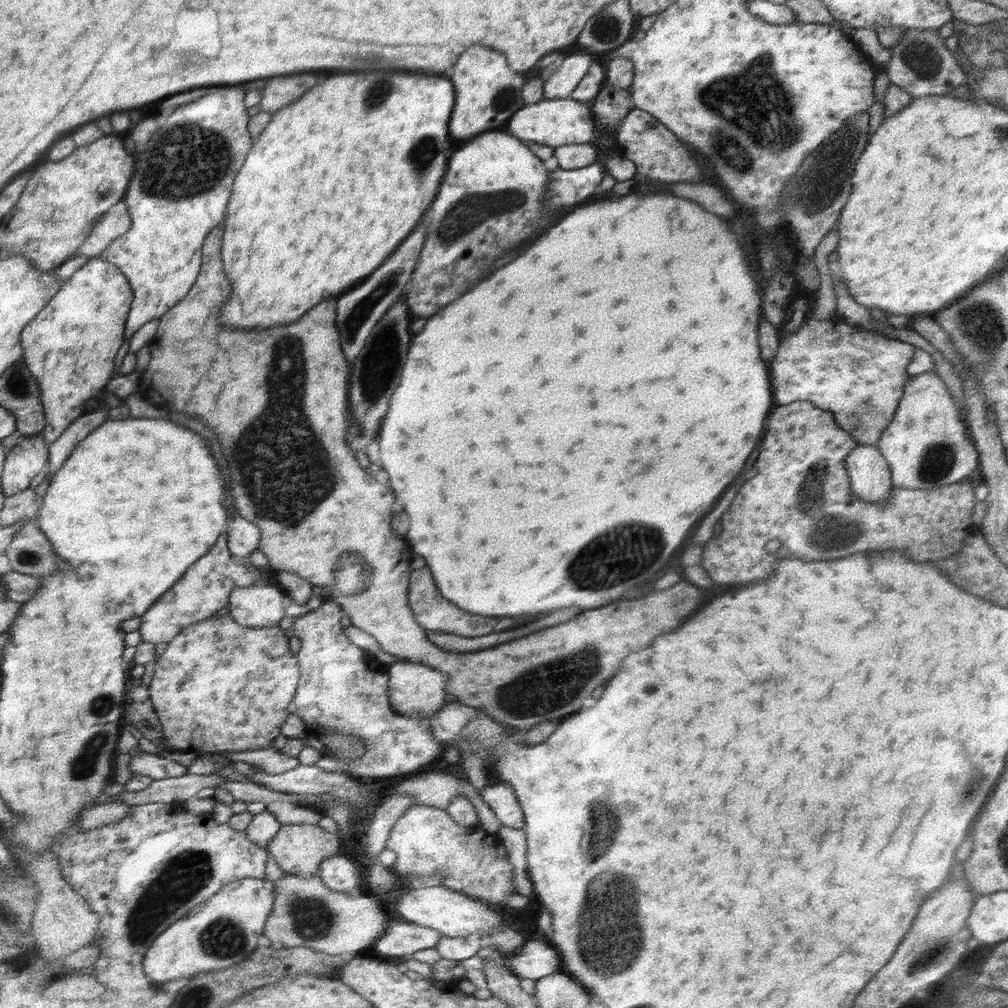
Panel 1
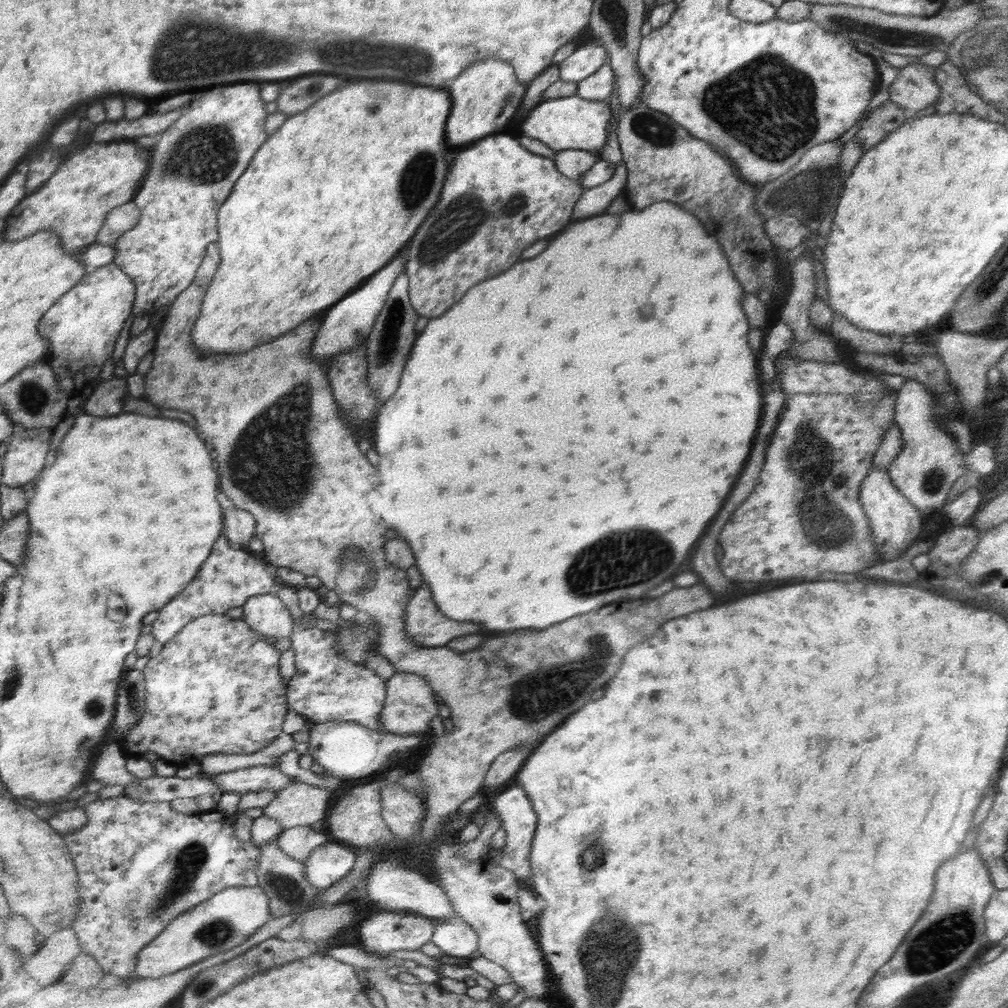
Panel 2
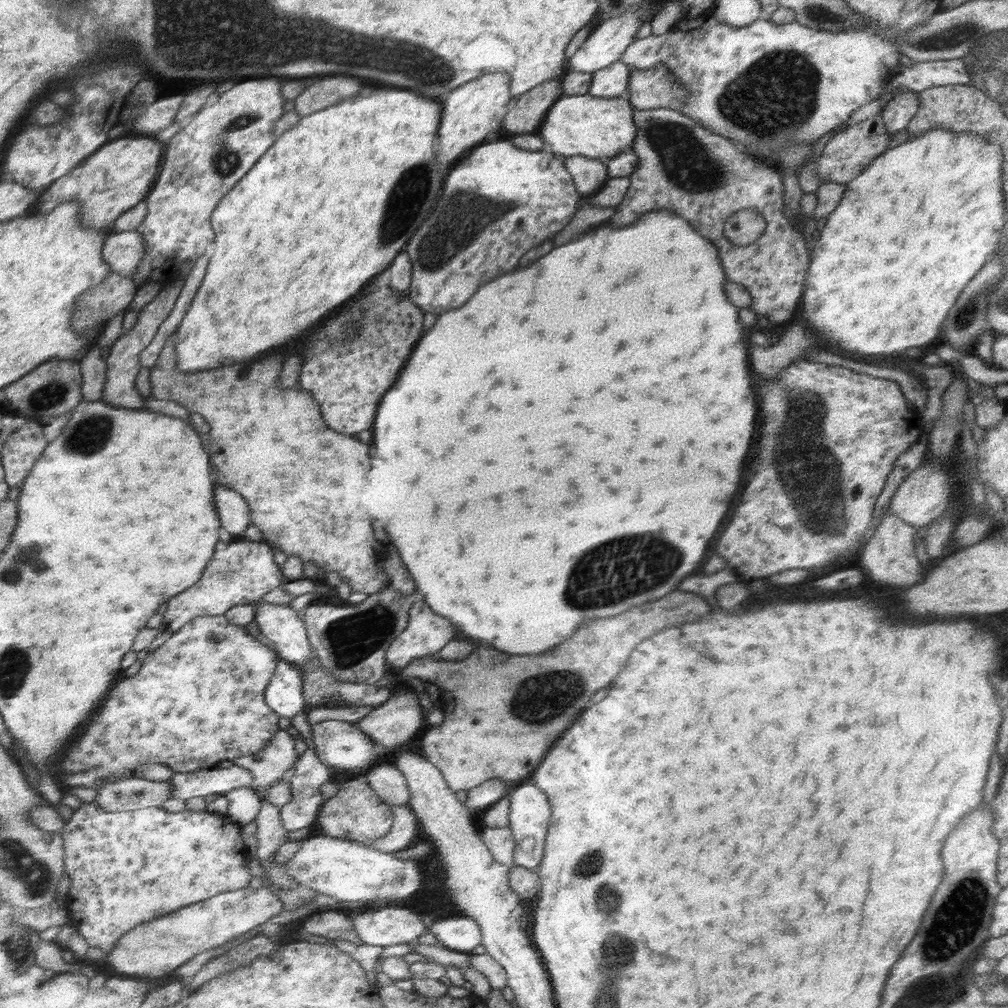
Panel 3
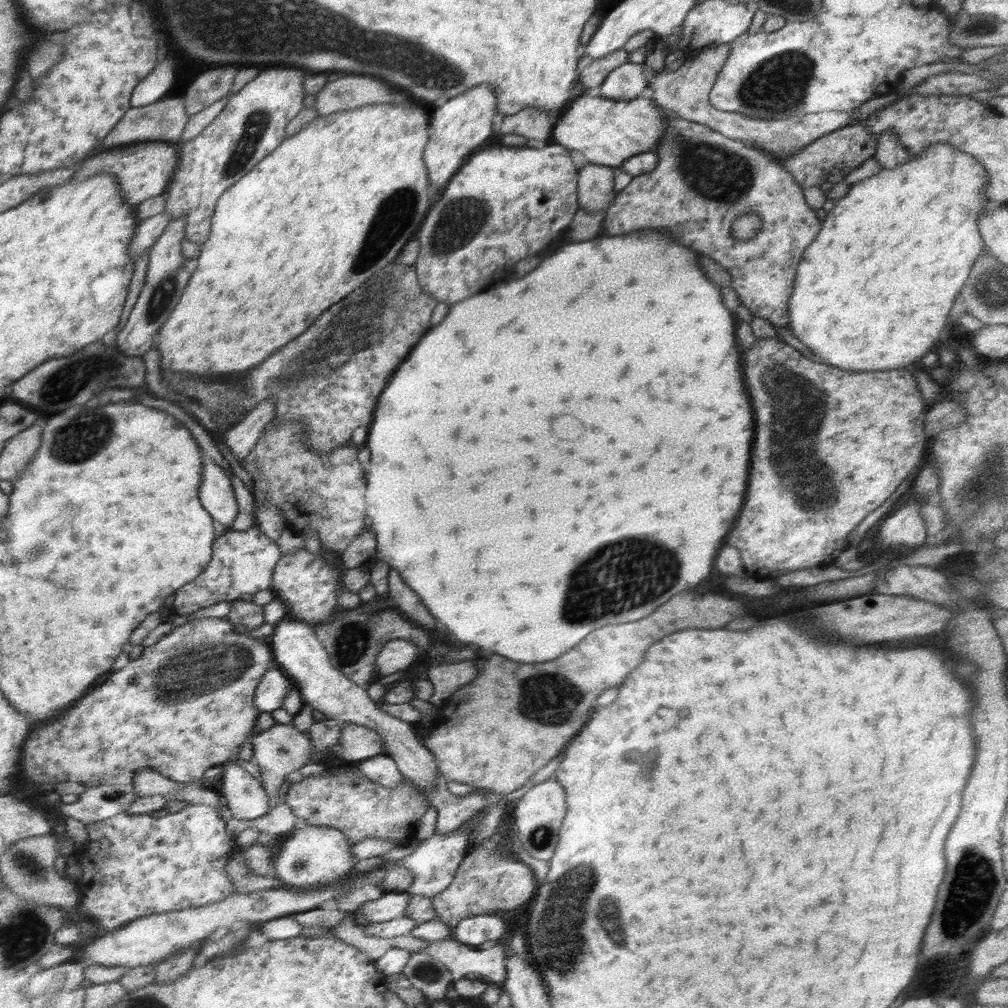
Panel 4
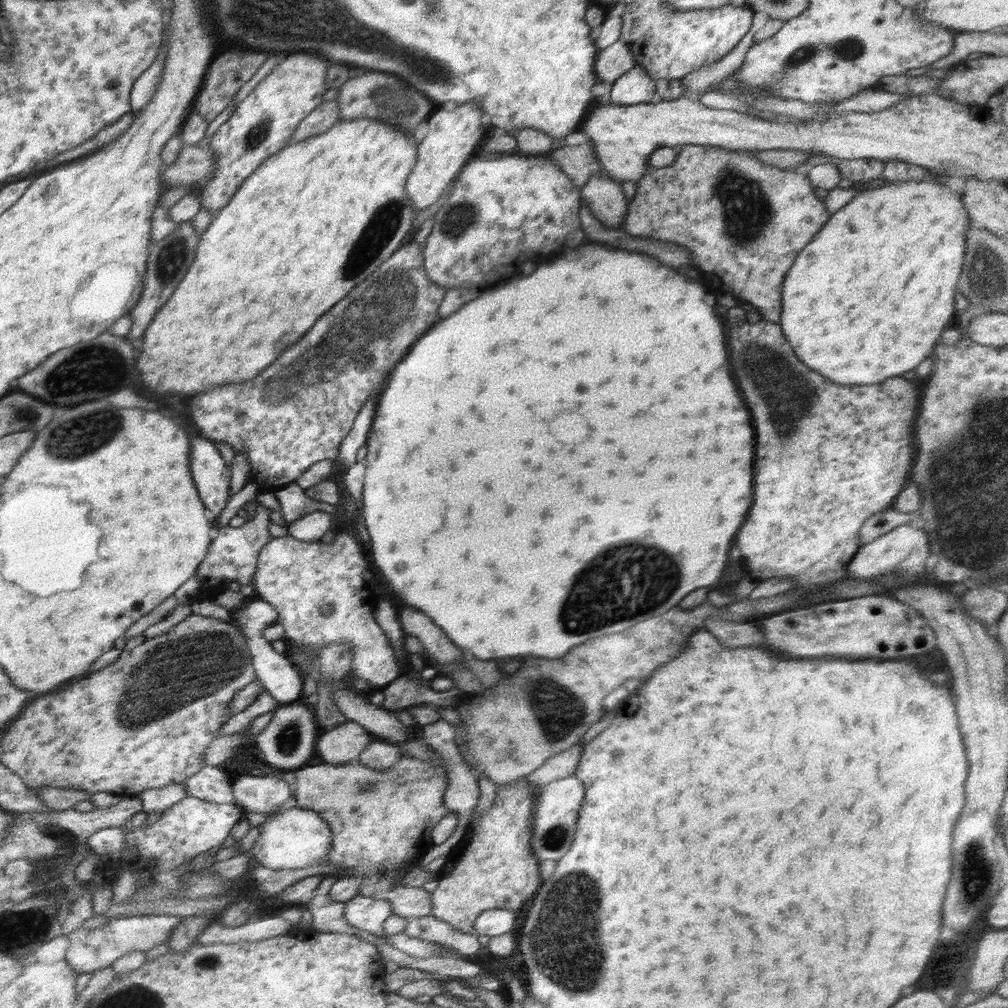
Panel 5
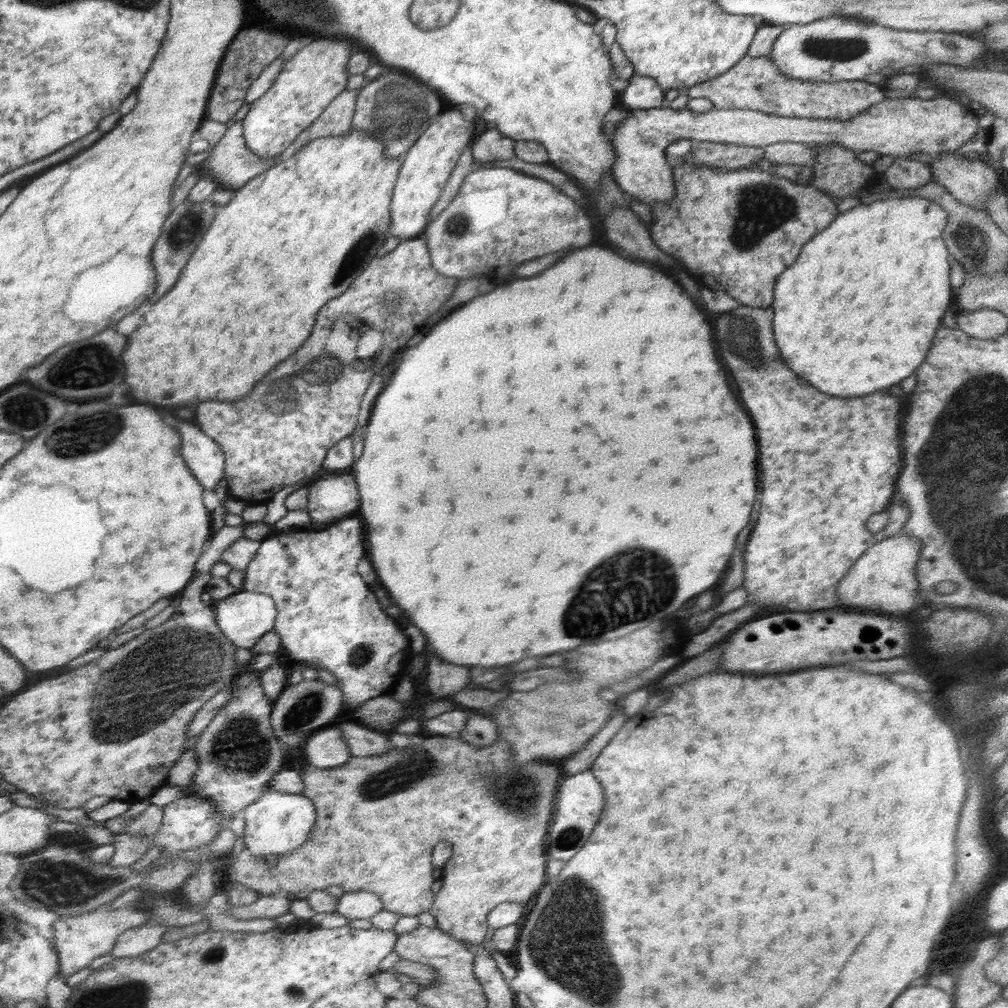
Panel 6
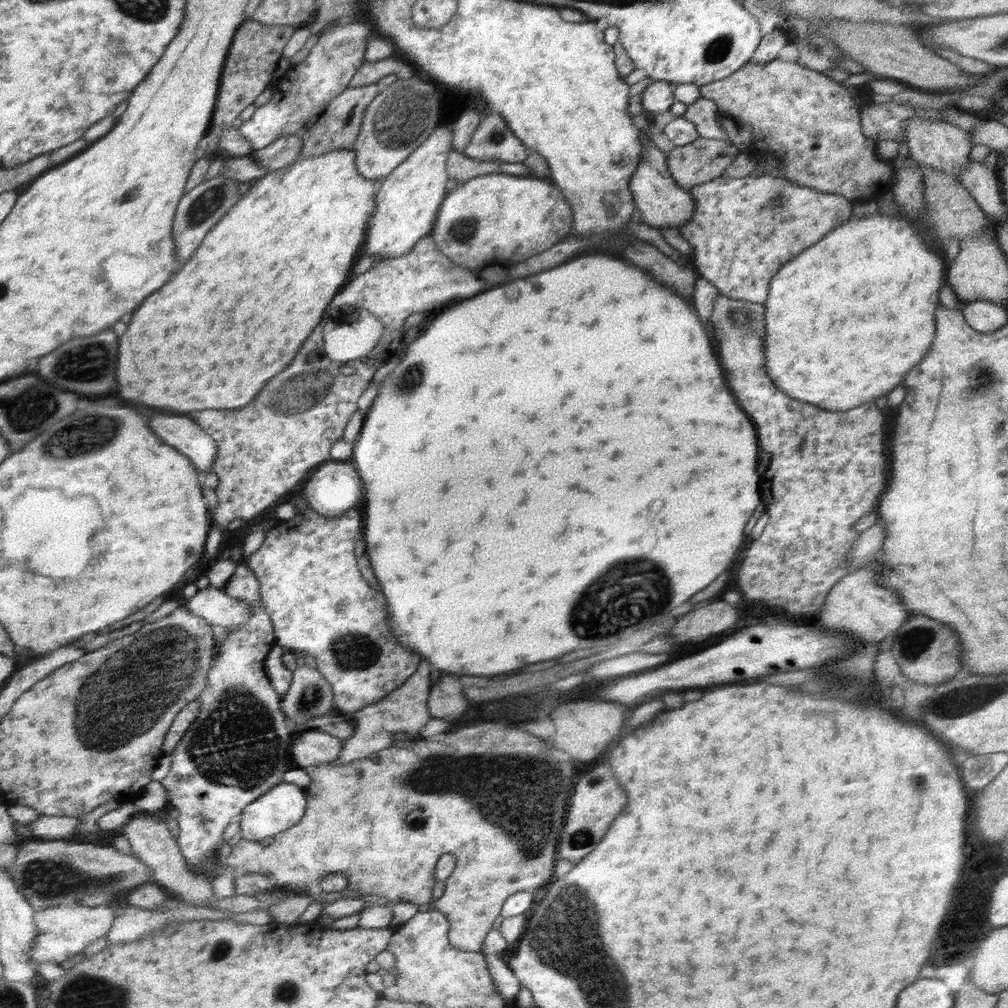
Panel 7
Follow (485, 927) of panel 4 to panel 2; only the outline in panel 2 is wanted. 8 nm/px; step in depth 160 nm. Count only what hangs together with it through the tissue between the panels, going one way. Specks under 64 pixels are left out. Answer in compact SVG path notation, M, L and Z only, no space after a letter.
M462 918L438 921L431 942L442 954L469 959L478 948L478 933Z

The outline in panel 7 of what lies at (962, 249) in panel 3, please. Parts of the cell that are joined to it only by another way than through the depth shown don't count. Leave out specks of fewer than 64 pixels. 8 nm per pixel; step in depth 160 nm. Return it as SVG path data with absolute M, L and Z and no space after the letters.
M877 212L872 216L861 218L855 216L837 227L825 234L816 244L803 250L802 254L798 254L794 260L781 266L778 274L771 278L769 295L763 303L766 329L765 371L768 371L772 382L790 398L804 400L826 410L850 410L894 390L904 380L908 370L914 368L925 357L924 354L928 352L928 346L932 344L935 337L936 311L940 303L938 295L940 286L946 281L944 272L947 268L942 263L941 255L936 254L926 240L922 240L923 234L914 222L899 215L888 216Z

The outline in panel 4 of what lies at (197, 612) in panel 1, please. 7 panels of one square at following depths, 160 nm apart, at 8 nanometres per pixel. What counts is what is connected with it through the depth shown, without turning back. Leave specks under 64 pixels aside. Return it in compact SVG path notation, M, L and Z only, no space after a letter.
M257 525L248 531L236 531L228 527L224 535L212 544L212 550L212 560L203 574L176 590L176 600L171 608L175 615L188 616L219 602L239 600L242 594L255 595L269 589L274 567L282 555L276 542L260 532Z

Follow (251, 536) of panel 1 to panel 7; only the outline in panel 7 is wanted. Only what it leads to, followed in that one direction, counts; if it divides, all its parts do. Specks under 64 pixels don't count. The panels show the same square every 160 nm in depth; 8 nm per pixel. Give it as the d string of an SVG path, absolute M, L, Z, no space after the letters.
M154 416L152 426L156 426L156 434L164 438L164 442L172 442L176 450L188 454L188 458L204 475L215 464L217 446L215 439L203 429L194 426L190 418L184 416Z

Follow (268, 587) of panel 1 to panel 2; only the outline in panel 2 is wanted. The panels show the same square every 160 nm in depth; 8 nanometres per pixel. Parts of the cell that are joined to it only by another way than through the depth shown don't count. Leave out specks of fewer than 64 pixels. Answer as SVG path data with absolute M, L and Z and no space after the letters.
M272 592L248 598L242 611L242 621L253 631L272 641L290 636L294 627L290 611Z

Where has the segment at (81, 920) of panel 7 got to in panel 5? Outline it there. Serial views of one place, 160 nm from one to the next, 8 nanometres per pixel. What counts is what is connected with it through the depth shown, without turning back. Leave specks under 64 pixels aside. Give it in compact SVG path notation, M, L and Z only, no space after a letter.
M152 914L133 917L123 917L111 920L100 928L78 928L67 934L70 947L66 951L65 958L68 964L78 973L94 972L101 968L111 966L121 956L133 950L152 950L167 940L173 930L181 924L183 916Z

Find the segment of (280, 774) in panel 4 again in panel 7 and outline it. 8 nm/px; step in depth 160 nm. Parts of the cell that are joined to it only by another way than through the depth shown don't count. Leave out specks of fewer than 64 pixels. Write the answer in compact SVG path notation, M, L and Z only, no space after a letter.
M307 664L292 672L293 679L287 693L281 697L281 711L287 716L292 732L309 729L306 723L316 716L324 716L335 706L332 685Z

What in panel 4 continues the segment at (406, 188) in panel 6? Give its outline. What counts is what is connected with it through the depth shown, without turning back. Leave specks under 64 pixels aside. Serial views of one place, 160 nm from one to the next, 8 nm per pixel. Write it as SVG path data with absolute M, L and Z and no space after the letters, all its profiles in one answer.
M482 83L460 96L446 101L443 106L435 108L430 114L428 133L429 141L423 152L424 164L427 166L429 183L434 194L438 195L447 182L467 161L466 156L480 146L492 134L492 118L496 116L498 101L490 83Z

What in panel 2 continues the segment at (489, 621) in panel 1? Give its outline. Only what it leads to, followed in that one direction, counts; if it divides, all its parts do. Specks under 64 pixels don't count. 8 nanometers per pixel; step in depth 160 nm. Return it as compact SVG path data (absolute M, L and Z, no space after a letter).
M424 581L407 602L404 620L405 631L412 644L428 648L444 646L453 638L474 634L481 628L481 624L474 621L457 621L445 617L436 606L428 583Z

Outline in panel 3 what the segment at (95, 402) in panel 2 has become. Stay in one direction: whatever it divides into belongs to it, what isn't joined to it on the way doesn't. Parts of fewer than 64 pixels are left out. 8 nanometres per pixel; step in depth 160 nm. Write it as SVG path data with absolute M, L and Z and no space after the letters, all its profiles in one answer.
M176 278L168 285L164 285L161 291L144 307L138 311L138 323L128 331L122 334L121 337L114 343L106 360L106 383L104 383L101 401L106 404L111 404L116 408L132 408L143 409L146 399L134 388L134 376L141 369L138 362L138 354L150 344L150 340L154 338L158 326L166 320L166 316L172 312L174 302L180 294L180 290L184 286L184 280Z

